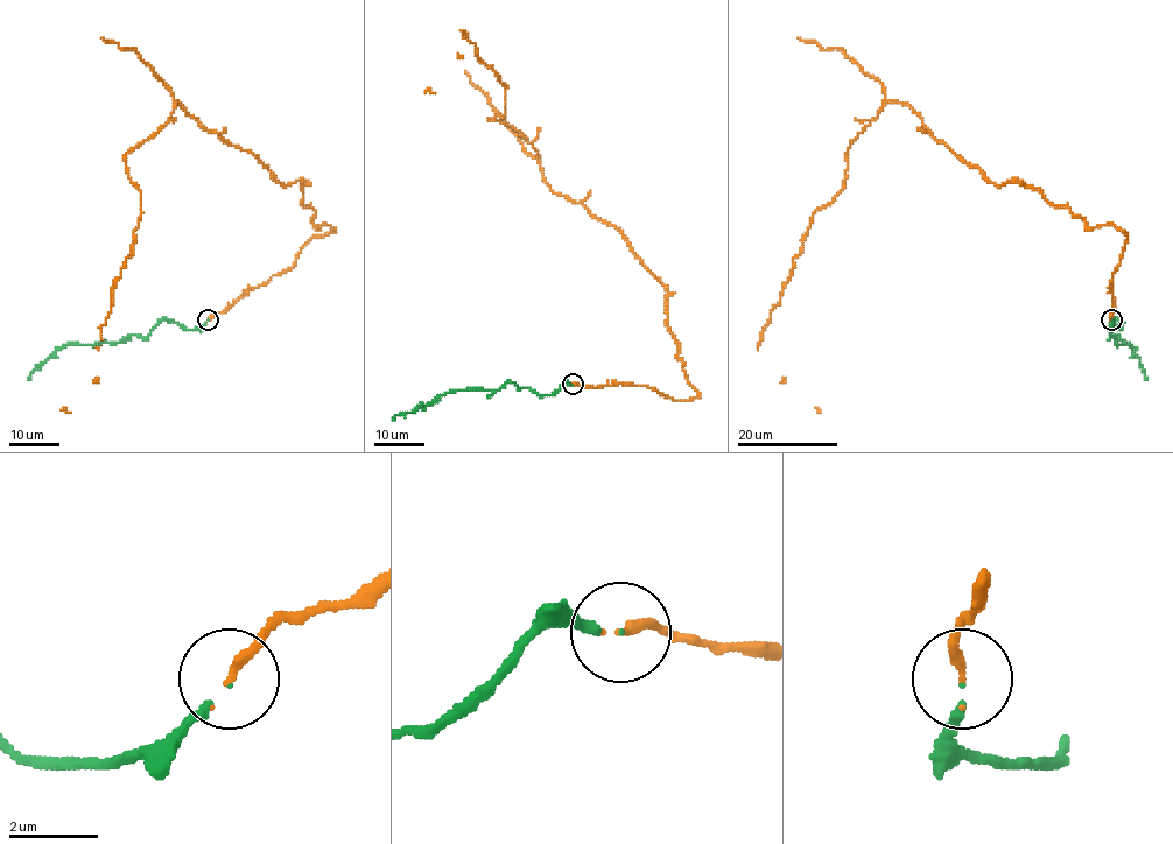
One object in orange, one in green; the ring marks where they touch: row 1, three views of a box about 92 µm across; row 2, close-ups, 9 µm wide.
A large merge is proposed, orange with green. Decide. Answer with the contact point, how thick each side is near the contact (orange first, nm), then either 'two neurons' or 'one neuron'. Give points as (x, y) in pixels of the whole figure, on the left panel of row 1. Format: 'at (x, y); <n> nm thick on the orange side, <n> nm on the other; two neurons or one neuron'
at (208, 319); 200 nm thick on the orange side, 120 nm on the other; one neuron

